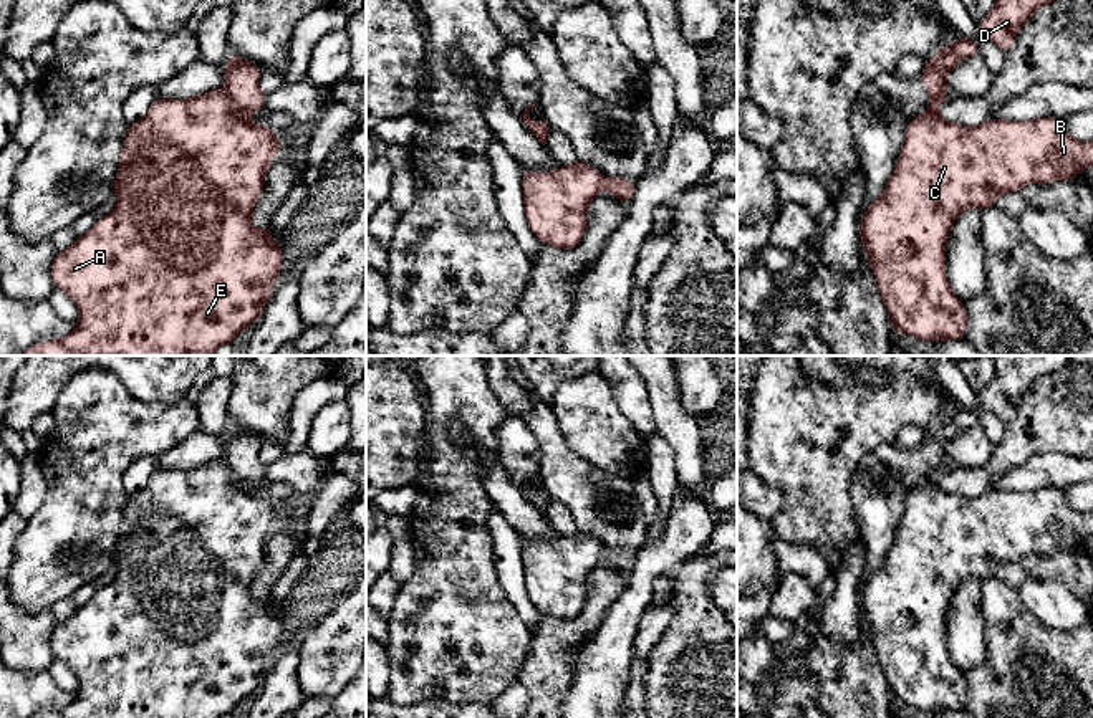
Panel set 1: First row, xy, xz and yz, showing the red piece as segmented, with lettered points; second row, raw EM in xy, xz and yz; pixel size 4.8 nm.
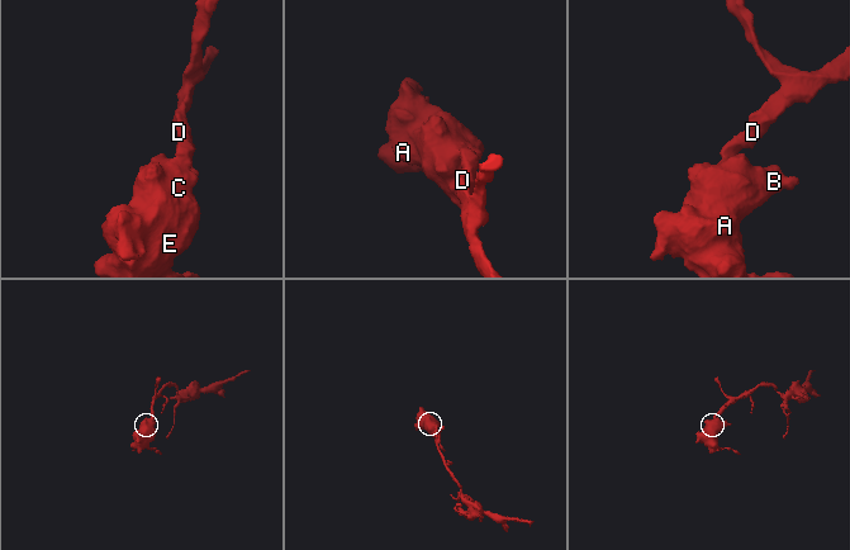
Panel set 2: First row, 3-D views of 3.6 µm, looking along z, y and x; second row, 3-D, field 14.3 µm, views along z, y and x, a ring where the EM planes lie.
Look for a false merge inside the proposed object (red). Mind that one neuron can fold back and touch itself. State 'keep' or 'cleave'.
cleave

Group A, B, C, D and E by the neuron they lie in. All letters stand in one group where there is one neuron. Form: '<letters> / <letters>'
A B C E / D

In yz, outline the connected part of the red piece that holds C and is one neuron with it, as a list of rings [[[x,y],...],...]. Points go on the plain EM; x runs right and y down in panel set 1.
[[[931,473],[908,493],[893,546],[879,569],[864,579],[858,597],[893,701],[922,711],[965,710],[965,675],[952,663],[946,647],[946,614],[954,592],[965,579],[984,582],[1002,564],[1018,562],[1033,553],[1075,549],[1088,536],[1093,536],[1093,511],[1075,511],[1067,503],[1065,488],[990,488],[970,498],[942,490]]]

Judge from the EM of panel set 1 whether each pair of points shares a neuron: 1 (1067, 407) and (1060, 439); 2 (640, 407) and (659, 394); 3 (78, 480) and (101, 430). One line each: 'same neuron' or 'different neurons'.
1: same neuron
2: different neurons
3: same neuron

